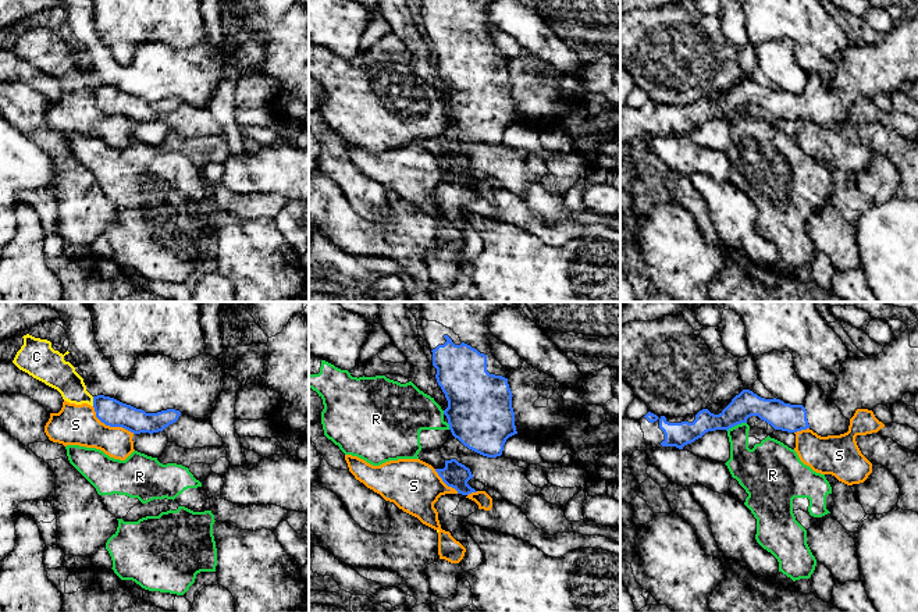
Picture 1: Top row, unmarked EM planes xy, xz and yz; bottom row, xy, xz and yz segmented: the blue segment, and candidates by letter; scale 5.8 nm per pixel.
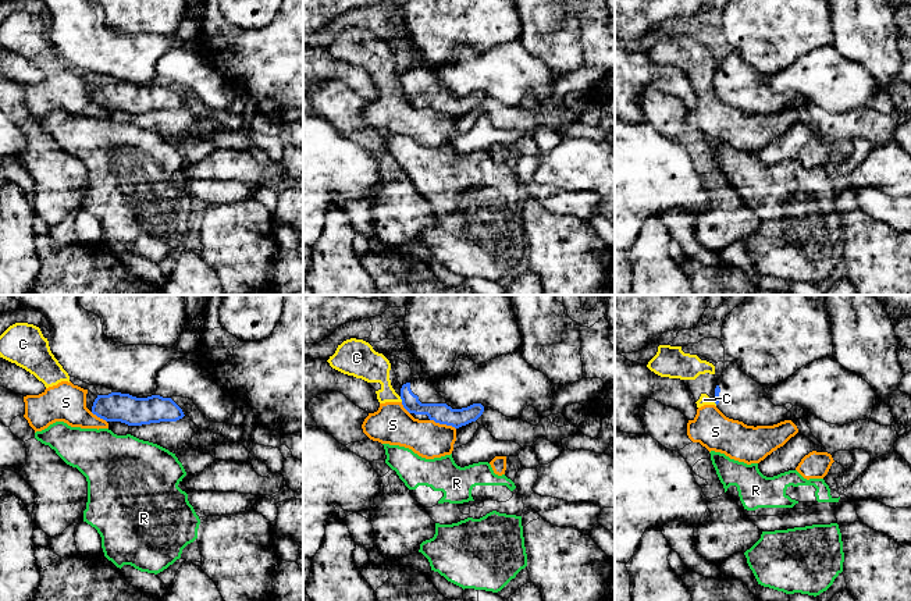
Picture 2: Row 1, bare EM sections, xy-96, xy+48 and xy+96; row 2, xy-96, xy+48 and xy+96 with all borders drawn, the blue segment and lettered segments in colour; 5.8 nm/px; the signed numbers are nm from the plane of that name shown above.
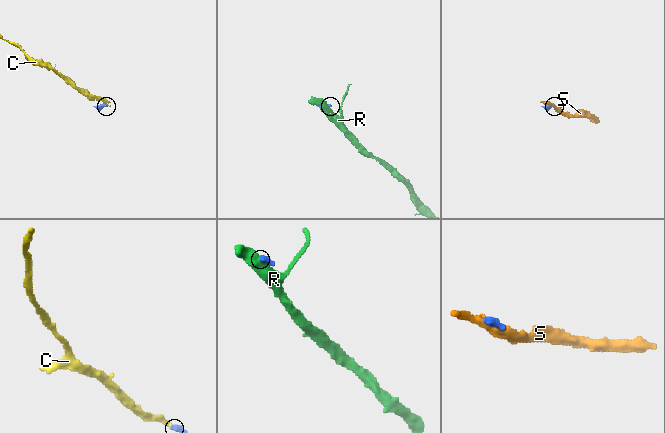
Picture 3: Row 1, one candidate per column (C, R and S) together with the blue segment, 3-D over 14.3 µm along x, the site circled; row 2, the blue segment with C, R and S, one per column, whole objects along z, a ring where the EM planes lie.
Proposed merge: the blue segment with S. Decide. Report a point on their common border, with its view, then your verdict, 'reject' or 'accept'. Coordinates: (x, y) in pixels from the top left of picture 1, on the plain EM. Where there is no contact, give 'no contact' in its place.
xy (110, 114) | reject

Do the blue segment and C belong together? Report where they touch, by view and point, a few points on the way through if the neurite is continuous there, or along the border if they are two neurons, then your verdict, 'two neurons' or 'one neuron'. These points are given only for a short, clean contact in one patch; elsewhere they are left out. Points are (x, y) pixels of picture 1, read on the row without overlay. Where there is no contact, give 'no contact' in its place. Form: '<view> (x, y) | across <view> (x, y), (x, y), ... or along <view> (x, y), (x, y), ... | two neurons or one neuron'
xy (93, 89) | along xy (92, 85), (93, 93) | two neurons

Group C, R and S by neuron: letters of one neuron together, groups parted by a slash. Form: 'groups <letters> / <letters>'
groups C S / R

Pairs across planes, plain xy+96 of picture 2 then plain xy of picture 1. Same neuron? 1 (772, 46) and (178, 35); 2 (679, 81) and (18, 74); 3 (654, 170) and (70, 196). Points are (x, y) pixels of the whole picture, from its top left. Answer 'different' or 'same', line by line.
1: same
2: same
3: different

